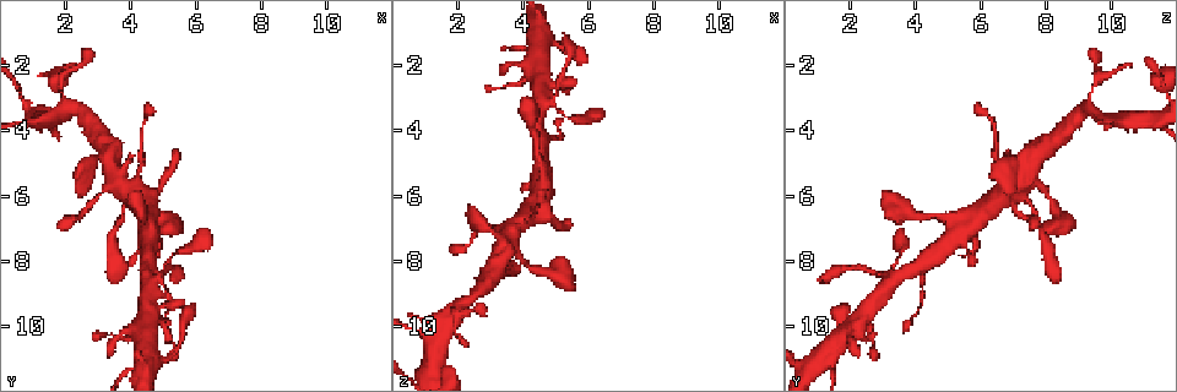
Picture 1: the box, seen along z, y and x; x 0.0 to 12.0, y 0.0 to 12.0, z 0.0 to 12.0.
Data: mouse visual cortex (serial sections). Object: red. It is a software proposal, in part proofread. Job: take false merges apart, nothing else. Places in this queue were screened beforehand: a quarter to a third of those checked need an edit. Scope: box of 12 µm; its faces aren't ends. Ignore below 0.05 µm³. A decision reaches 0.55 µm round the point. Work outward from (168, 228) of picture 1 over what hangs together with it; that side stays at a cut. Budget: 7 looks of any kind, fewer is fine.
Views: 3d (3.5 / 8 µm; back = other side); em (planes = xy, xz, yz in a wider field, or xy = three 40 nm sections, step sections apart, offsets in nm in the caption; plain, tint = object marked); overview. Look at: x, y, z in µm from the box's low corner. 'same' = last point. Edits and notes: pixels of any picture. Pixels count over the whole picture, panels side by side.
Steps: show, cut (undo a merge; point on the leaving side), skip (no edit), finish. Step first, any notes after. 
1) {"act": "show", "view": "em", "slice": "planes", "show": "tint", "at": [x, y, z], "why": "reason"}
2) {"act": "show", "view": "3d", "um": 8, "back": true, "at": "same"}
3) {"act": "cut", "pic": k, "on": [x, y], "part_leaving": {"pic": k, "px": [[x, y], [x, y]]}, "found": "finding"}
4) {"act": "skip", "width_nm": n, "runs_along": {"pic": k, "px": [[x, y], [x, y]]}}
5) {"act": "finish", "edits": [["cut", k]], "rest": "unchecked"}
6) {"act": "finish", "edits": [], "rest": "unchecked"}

{"act": "show", "view": "3d", "um": 3.5, "back": true, "at": [3.6, 5.5, 7.6], "why": "two arms at a narrow angle"}

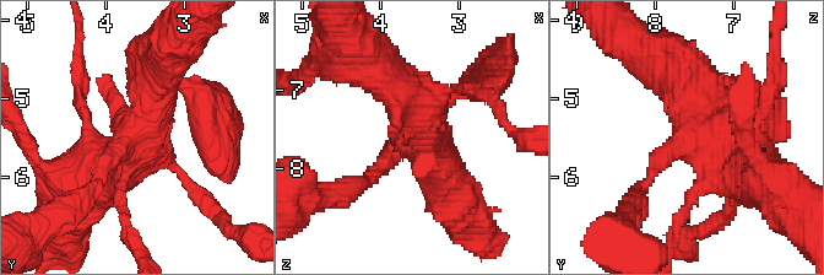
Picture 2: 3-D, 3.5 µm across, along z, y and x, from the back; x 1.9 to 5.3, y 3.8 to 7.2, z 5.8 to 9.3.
{"act": "show", "view": "em", "slice": "xy", "step": 2, "show": "tint", "at": [3.65, 5.45, 7.50], "why": "now the EM"}

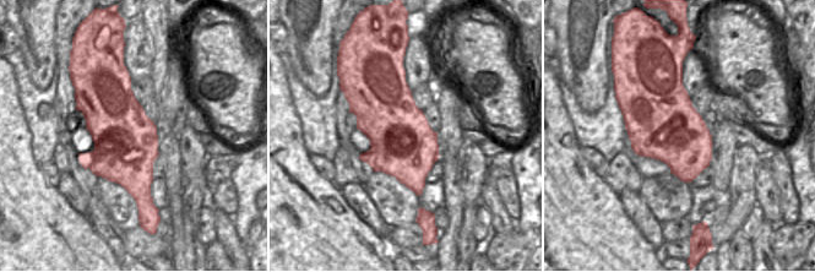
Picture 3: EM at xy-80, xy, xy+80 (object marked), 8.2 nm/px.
{"act": "show", "view": "em", "slice": "xy", "step": 5, "show": "tint", "at": "same", "why": "cut it another way"}

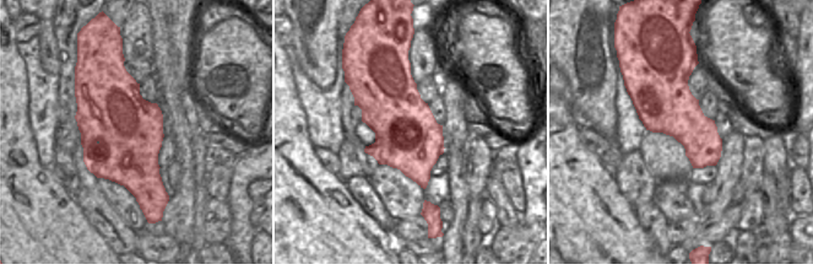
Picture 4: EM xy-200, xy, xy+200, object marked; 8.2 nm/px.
{"act": "skip", "runs_along": {"pic": 2, "px": [[379, 167], [413, 98], [364, 60]]}, "found": "all the same cell"}

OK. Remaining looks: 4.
{"act": "show", "view": "3d", "um": 3.5, "at": [5.3, 7.7, 3.5]}

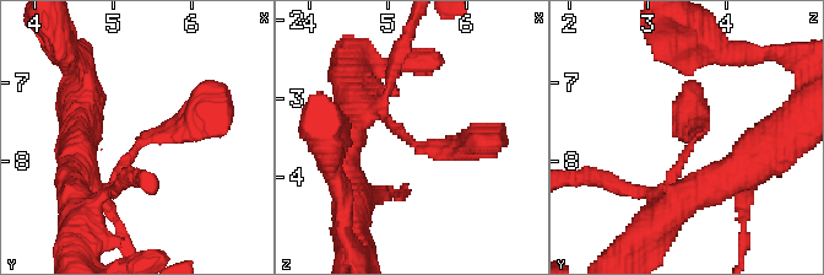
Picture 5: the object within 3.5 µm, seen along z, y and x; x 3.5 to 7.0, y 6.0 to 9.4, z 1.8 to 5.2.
{"act": "show", "view": "em", "slice": "planes", "show": "tint", "at": [5.35, 7.80, 3.60]}

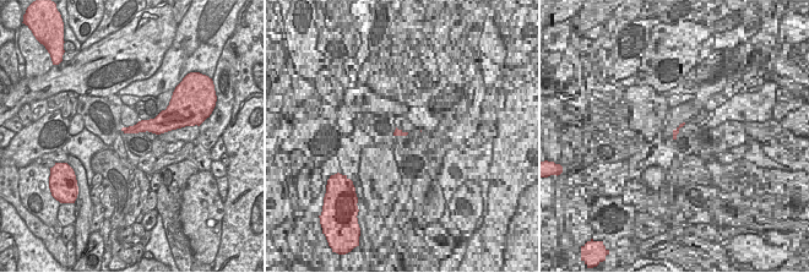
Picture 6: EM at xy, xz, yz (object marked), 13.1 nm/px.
{"act": "skip", "runs_along": {"pic": 5, "px": [[96, 201], [137, 141], [212, 103]]}, "found": "all the same cell"}

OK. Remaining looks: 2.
{"act": "show", "view": "em", "slice": "xy", "step": 3, "show": "tint", "at": [1.0, 3.7, 11.4], "why": "three arms meet"}

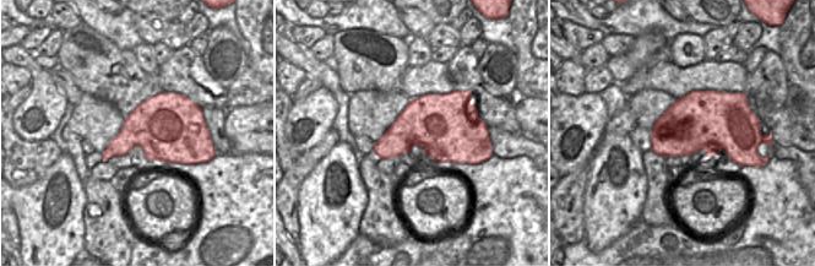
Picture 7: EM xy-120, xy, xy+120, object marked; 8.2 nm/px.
{"act": "show", "view": "3d", "um": 3.5, "at": "same", "why": "wider look"}

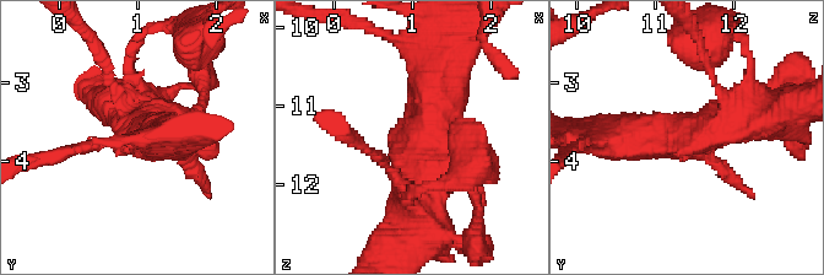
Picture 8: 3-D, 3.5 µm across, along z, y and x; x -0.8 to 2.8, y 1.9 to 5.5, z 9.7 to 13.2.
{"act": "skip", "arms": 3, "arm_widths_nm": [150, 400, 600], "runs_along": {"pic": 8, "px": [[444, 60], [437, 127], [391, 129]]}, "found": "continuous, no second cell"}

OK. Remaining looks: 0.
{"act": "finish", "edits": [], "rest": "unchecked"}

